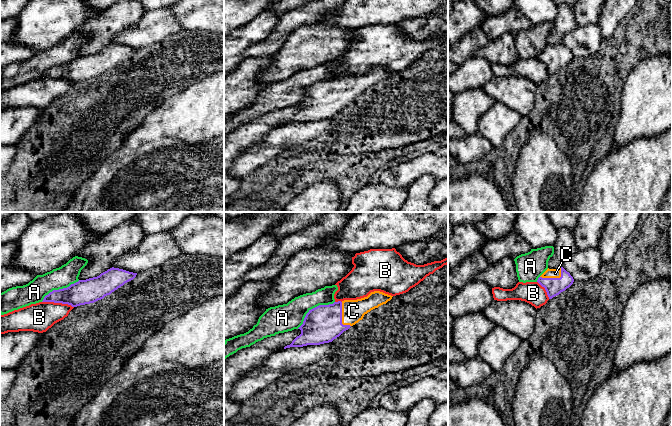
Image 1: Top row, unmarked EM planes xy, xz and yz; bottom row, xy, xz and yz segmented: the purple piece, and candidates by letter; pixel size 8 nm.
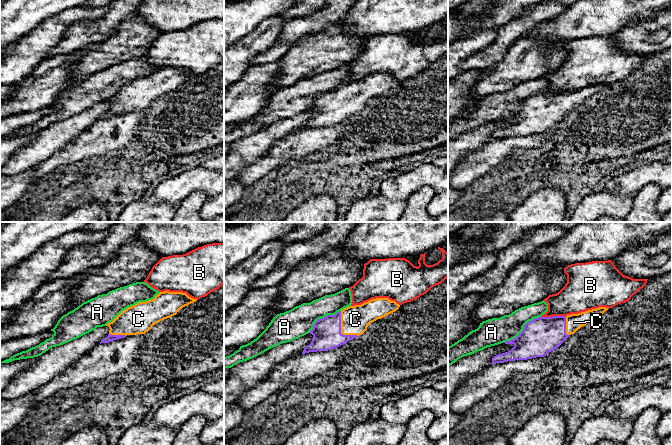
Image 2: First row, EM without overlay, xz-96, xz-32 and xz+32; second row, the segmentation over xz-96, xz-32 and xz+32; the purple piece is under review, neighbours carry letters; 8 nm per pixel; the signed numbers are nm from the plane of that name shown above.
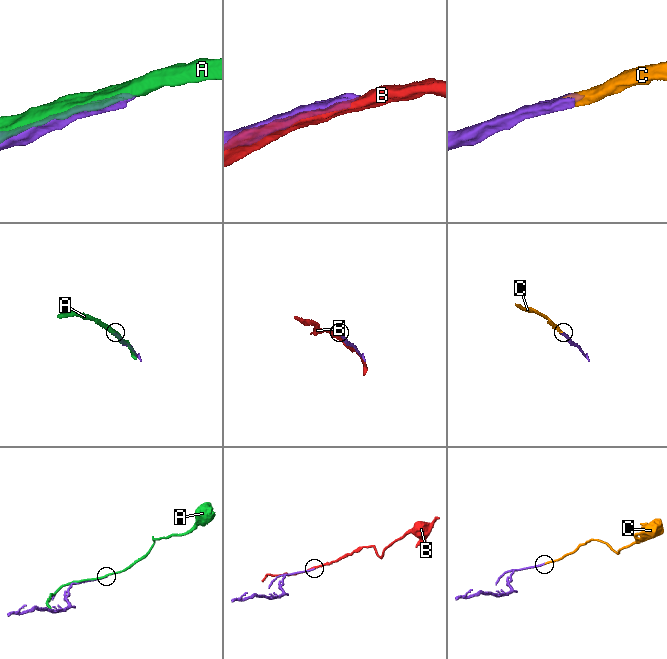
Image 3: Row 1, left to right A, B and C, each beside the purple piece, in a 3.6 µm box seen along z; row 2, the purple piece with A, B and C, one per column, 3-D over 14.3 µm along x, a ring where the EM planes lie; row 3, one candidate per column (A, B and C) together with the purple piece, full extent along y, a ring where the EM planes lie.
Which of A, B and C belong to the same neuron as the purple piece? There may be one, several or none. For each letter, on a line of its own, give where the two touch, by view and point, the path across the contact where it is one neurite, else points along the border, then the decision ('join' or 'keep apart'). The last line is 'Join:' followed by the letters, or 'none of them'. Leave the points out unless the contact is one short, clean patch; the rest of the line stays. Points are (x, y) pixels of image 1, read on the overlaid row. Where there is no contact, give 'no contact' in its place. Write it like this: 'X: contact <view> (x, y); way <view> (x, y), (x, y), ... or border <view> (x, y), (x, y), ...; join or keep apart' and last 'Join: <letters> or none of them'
A: contact xz (313, 308); keep apart
B: contact xy (58, 302); keep apart
C: contact xz (341, 317); way xz (322, 324), (341, 317), (353, 311); join
Join: C

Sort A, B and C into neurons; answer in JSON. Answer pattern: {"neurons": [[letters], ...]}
{"neurons": [["A"], ["B"], ["C"]]}

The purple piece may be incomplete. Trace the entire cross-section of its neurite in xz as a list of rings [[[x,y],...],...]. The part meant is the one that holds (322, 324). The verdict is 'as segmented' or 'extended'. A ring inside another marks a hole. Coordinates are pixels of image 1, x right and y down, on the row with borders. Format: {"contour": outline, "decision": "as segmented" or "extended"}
{"contour": [[[374,291],[361,299],[319,305],[309,310],[303,324],[298,328],[301,334],[284,349],[332,342],[362,320],[365,314],[386,304],[392,297],[380,291]]], "decision": "extended"}

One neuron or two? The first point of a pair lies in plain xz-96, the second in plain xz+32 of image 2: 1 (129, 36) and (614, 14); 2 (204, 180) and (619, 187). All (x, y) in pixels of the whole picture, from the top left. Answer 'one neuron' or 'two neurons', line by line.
1: two neurons
2: one neuron

